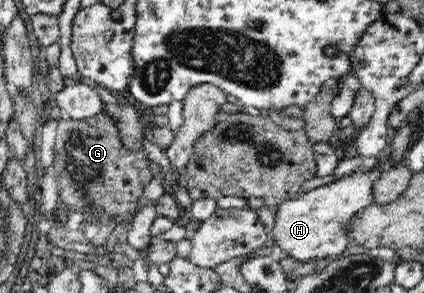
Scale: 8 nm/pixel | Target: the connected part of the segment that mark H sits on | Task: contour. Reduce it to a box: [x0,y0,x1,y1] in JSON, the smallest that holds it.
[271,167,381,261]

